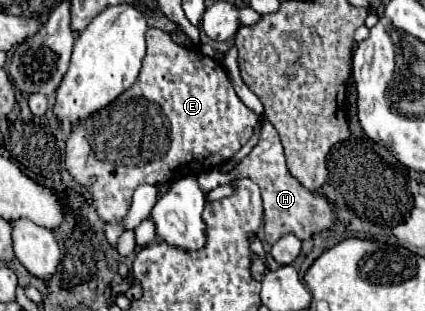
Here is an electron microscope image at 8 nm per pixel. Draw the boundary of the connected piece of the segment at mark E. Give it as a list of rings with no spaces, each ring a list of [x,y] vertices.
[[[150,28],[146,32],[146,44],[146,58],[132,88],[92,116],[74,122],[72,132],[66,138],[66,170],[78,184],[96,196],[96,212],[110,224],[116,224],[126,216],[132,194],[140,184],[164,184],[180,176],[198,176],[222,166],[252,138],[258,122],[258,116],[244,108],[236,96],[226,72],[222,70],[224,66],[218,60],[204,56],[200,50],[178,46],[172,42],[170,34],[160,28]]]

